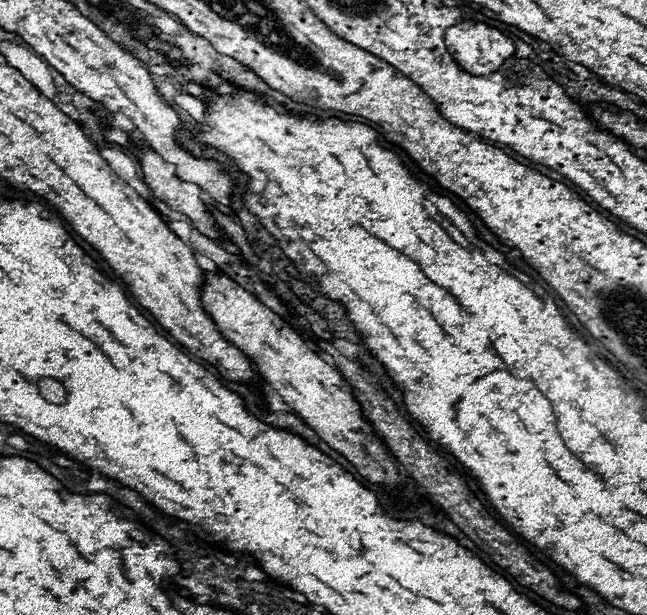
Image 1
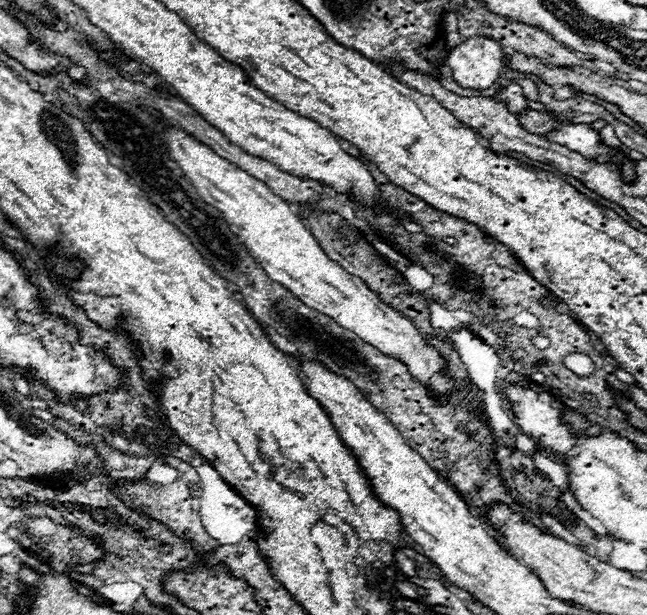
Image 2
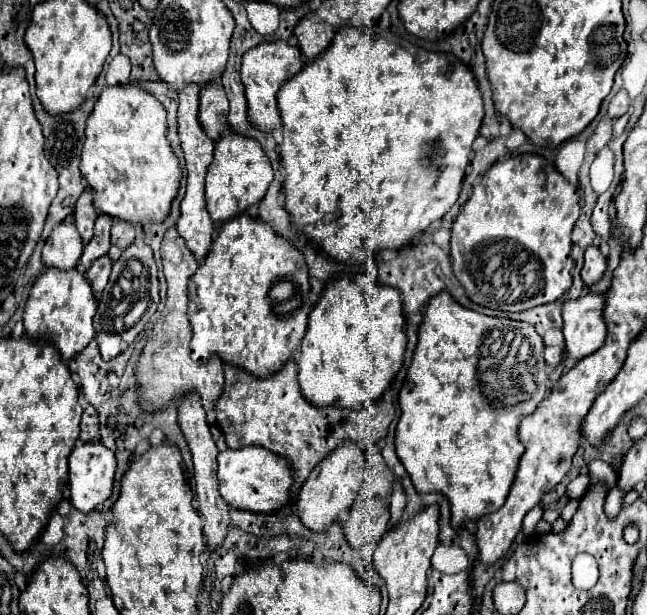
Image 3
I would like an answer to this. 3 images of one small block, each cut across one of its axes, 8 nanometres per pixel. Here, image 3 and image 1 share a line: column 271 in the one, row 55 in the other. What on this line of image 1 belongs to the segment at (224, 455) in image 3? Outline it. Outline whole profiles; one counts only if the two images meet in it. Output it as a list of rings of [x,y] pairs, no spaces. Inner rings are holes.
[[[462,22],[456,26],[450,26],[446,30],[446,46],[448,52],[452,54],[452,58],[456,58],[456,62],[460,62],[462,70],[468,70],[470,74],[490,74],[496,72],[510,56],[514,56],[514,44],[510,38],[506,38],[504,34],[500,34],[496,28],[490,28],[482,22]]]

